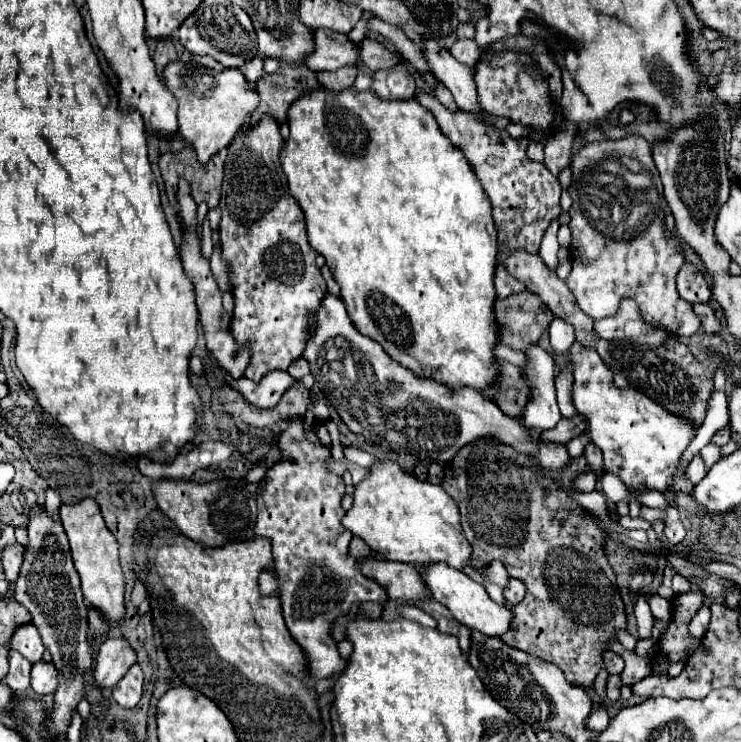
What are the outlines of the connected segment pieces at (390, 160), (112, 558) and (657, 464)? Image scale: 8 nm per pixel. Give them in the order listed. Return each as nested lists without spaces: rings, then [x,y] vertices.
[[[319,87],[317,91],[305,91],[287,111],[289,139],[281,149],[281,167],[287,175],[291,195],[297,199],[305,213],[309,245],[325,257],[335,281],[341,287],[341,299],[355,327],[375,339],[393,359],[399,359],[403,367],[415,371],[419,377],[439,379],[449,387],[475,387],[483,391],[487,383],[497,379],[497,361],[493,357],[495,331],[491,331],[491,303],[495,303],[495,291],[491,291],[491,267],[497,263],[497,231],[491,217],[491,203],[475,177],[467,157],[459,147],[455,147],[439,129],[435,117],[429,109],[419,105],[417,99],[387,101],[379,99],[373,91],[357,91],[355,87],[343,91],[327,91]]]
[[[87,497],[79,503],[73,505],[61,505],[59,509],[65,533],[69,537],[71,545],[71,555],[75,569],[81,575],[81,589],[83,597],[107,615],[111,623],[121,621],[125,617],[125,583],[123,583],[123,571],[119,563],[119,553],[117,553],[117,541],[107,529],[99,503],[93,497]]]
[[[575,341],[567,355],[553,353],[553,361],[557,373],[571,365],[573,367],[573,391],[571,401],[573,407],[587,419],[589,423],[589,439],[603,451],[605,471],[615,473],[633,493],[635,489],[657,489],[665,491],[673,487],[677,493],[691,493],[693,485],[687,481],[685,471],[679,471],[679,459],[685,447],[695,437],[695,425],[687,423],[687,419],[679,419],[655,401],[647,399],[633,387],[619,389],[613,385],[613,371],[603,363],[599,353],[583,347]]]

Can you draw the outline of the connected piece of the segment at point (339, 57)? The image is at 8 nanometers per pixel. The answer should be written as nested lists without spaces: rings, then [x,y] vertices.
[[[313,29],[311,35],[315,39],[315,49],[303,59],[311,71],[335,71],[347,63],[359,63],[359,51],[355,51],[355,43],[349,41],[347,35],[327,29]]]

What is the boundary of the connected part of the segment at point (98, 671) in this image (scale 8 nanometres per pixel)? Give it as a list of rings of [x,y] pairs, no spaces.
[[[109,637],[101,643],[95,665],[95,681],[103,689],[111,689],[125,671],[137,661],[137,653],[131,649],[125,637]]]

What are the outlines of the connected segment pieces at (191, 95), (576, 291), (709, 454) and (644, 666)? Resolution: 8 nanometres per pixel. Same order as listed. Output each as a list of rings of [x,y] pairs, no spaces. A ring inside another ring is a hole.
[[[171,61],[163,71],[163,81],[179,103],[179,131],[167,141],[183,139],[189,147],[195,149],[199,163],[207,163],[211,155],[225,149],[231,139],[243,131],[245,121],[259,105],[259,95],[255,95],[253,83],[247,83],[243,73],[237,69],[217,73],[197,63]]]
[[[631,135],[627,139],[605,139],[587,143],[571,163],[573,169],[573,205],[569,209],[571,223],[569,229],[573,233],[571,241],[571,259],[573,269],[567,277],[567,287],[577,299],[577,305],[591,315],[593,319],[605,319],[617,313],[619,303],[623,299],[635,299],[641,317],[647,325],[655,329],[663,329],[669,333],[677,333],[679,337],[691,337],[699,329],[699,317],[693,313],[691,303],[681,299],[675,287],[675,277],[679,267],[683,265],[683,249],[679,241],[671,241],[665,233],[665,209],[667,201],[663,197],[663,185],[659,179],[659,171],[651,157],[649,143],[639,137]],[[623,157],[631,157],[641,163],[641,171],[633,173],[627,165],[621,163]]]
[[[709,443],[709,445],[705,445],[703,449],[701,449],[701,457],[703,457],[703,463],[705,463],[705,467],[709,469],[713,463],[717,463],[719,459],[721,459],[721,453],[719,453],[719,447],[713,447],[713,443]]]
[[[623,649],[623,651],[621,651],[621,657],[625,659],[625,669],[623,669],[623,673],[621,673],[623,685],[629,685],[629,687],[631,687],[633,683],[637,683],[637,681],[641,681],[643,677],[647,677],[647,675],[653,673],[649,659],[639,657],[635,651]]]

